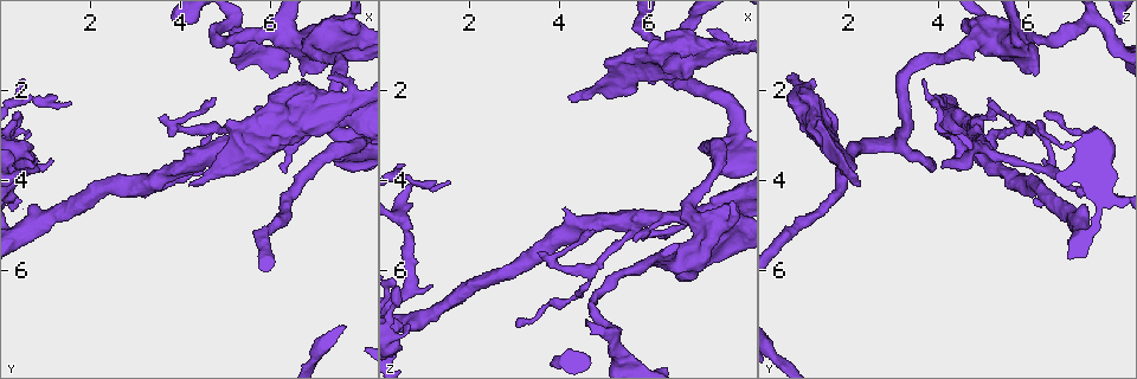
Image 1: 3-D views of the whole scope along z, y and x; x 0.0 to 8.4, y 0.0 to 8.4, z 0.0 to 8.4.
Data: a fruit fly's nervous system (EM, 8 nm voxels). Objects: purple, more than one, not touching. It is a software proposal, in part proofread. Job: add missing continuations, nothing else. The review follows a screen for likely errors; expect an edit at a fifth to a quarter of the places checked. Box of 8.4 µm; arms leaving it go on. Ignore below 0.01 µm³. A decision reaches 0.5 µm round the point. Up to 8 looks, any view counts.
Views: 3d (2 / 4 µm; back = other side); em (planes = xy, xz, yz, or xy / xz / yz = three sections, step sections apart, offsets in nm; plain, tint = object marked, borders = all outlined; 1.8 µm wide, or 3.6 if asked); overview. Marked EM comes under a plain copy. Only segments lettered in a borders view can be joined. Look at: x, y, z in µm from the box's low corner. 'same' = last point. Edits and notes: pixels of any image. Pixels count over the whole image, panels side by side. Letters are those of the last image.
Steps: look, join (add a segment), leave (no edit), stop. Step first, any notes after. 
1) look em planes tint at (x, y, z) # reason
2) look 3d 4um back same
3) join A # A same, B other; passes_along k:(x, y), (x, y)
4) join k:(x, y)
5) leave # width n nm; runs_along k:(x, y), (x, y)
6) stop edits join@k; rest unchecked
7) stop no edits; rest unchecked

look 3d 2um at (1.60, 2.30, 4.05) # branch stops here

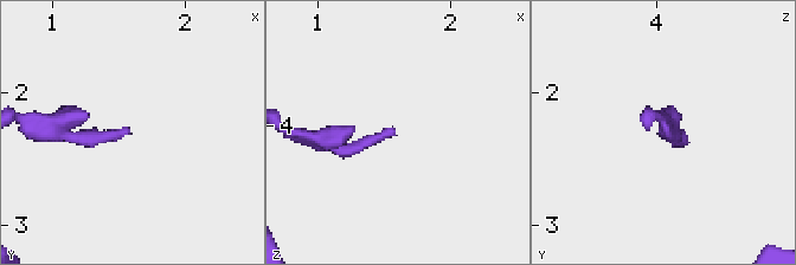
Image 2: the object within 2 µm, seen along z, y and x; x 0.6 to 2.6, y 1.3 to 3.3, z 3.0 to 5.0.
look em planes borders at (1.56, 2.30, 4.02) # need the tissue

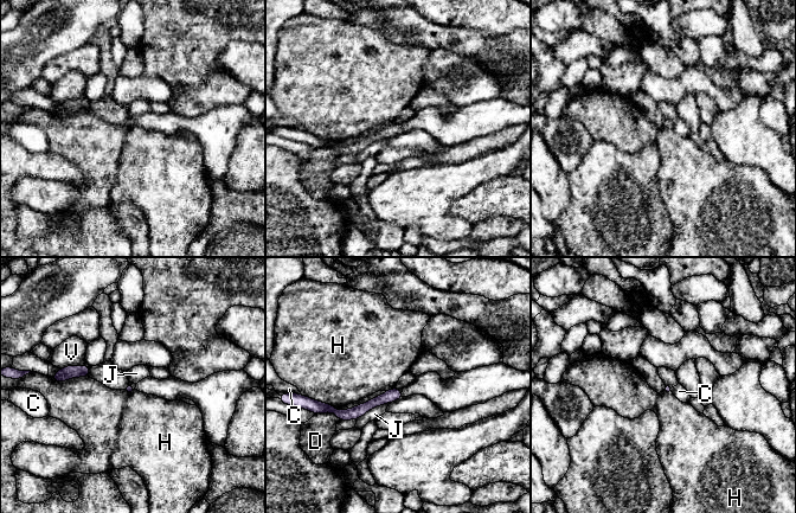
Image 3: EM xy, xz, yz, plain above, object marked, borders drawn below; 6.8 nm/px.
leave # C other, D other, H other, J other, V other; runs_along 3:(398, 393), (354, 414), (331, 409); no lettered segment goes on from it

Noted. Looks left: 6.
look 3d 2um at (0.65, 2.95, 7.15) # an open end

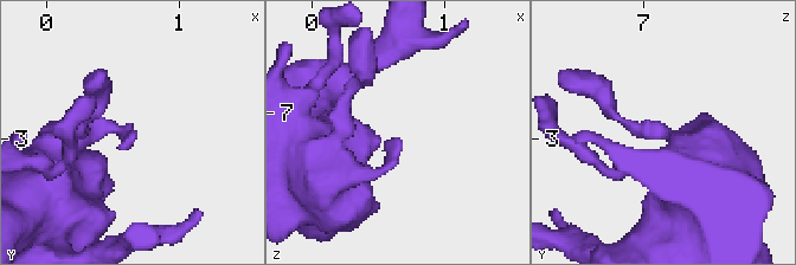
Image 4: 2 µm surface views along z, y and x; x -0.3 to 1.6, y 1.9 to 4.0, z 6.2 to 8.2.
look em yz step 4 tint at (0.66, 3.00, 7.16) # now the EM

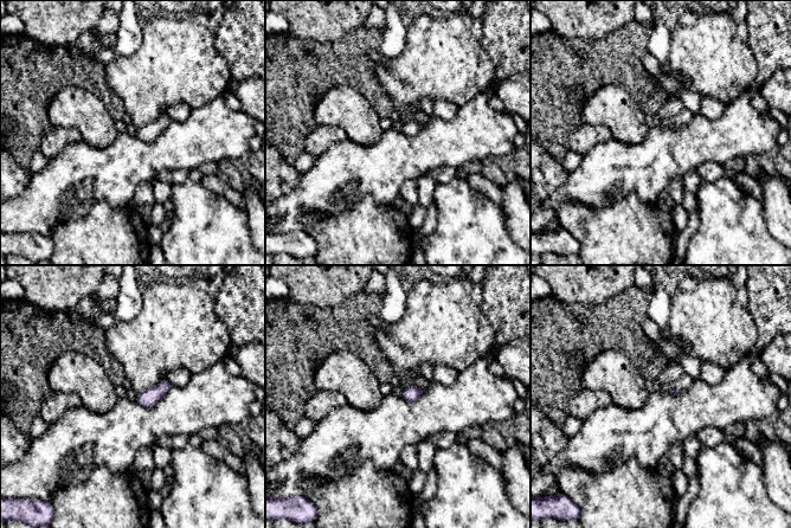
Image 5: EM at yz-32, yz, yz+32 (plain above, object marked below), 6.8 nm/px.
look em planes borders same # another direction

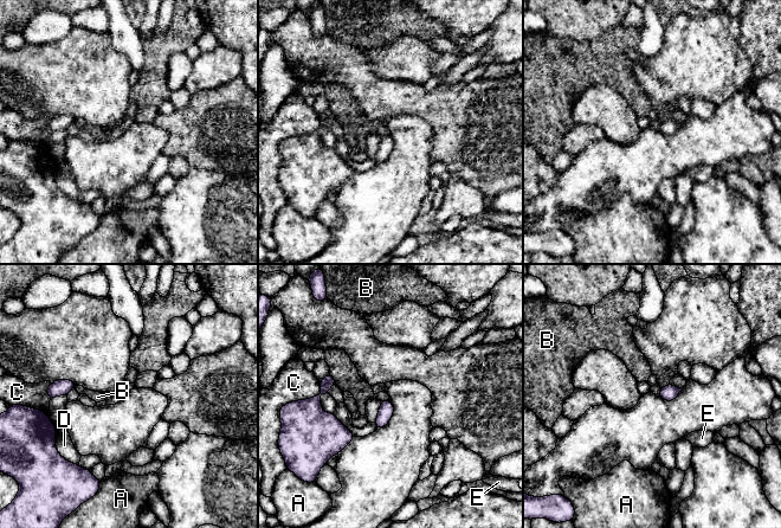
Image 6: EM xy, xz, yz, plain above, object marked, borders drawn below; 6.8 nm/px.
leave # A other, B other, C other, D other, E other; none of them fits

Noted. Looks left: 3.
look em yz step 8 borders at (4.75, 2.20, 5.10) # an open end

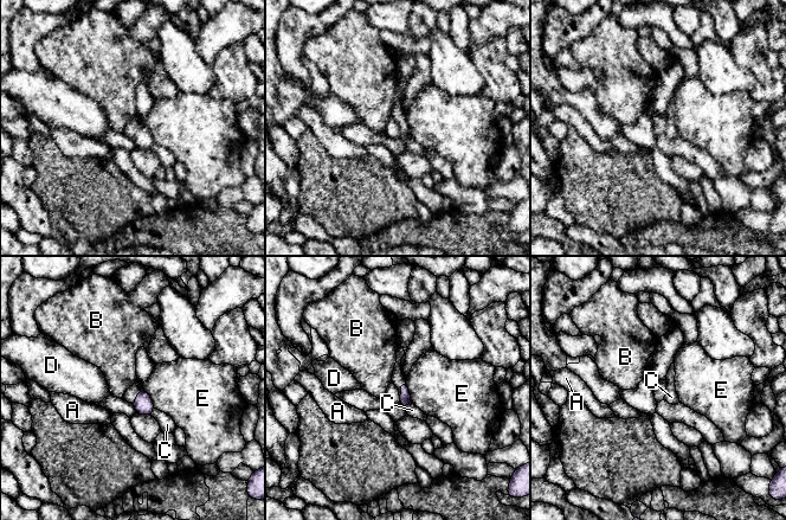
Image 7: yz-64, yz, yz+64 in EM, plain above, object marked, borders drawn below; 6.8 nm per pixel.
leave # width 80 nm; A other, B other, C other, D other, E other; none of them fits

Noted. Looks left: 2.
stop no edits; rest unchecked

